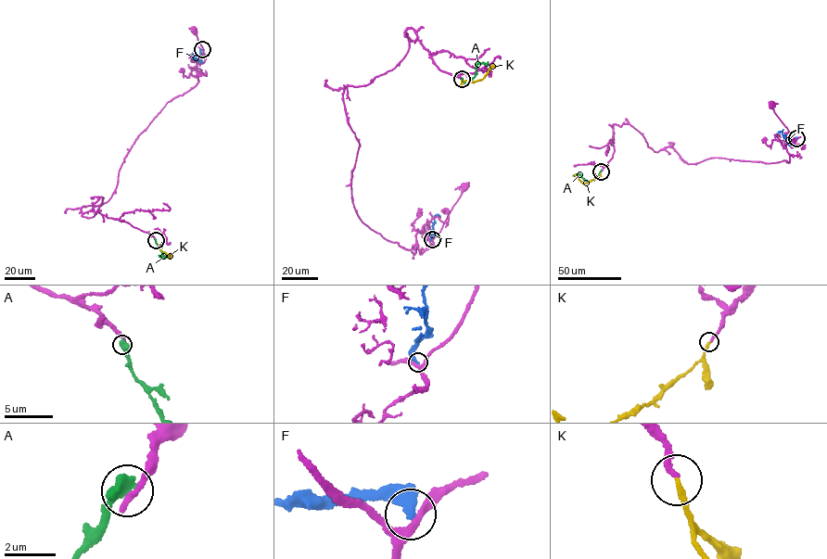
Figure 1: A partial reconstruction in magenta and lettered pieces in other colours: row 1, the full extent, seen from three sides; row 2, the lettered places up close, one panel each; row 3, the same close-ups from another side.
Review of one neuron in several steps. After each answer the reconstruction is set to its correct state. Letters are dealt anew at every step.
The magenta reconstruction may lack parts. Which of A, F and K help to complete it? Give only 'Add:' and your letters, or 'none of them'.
Add: K

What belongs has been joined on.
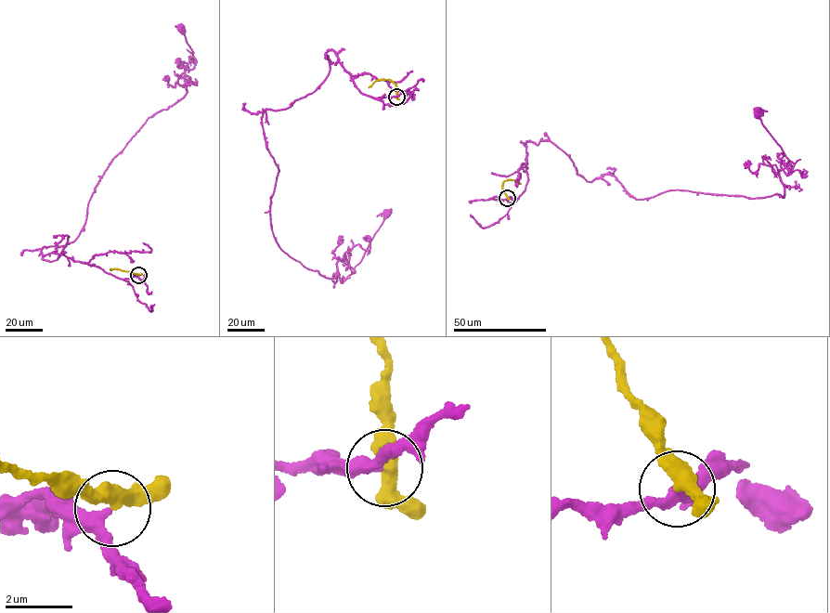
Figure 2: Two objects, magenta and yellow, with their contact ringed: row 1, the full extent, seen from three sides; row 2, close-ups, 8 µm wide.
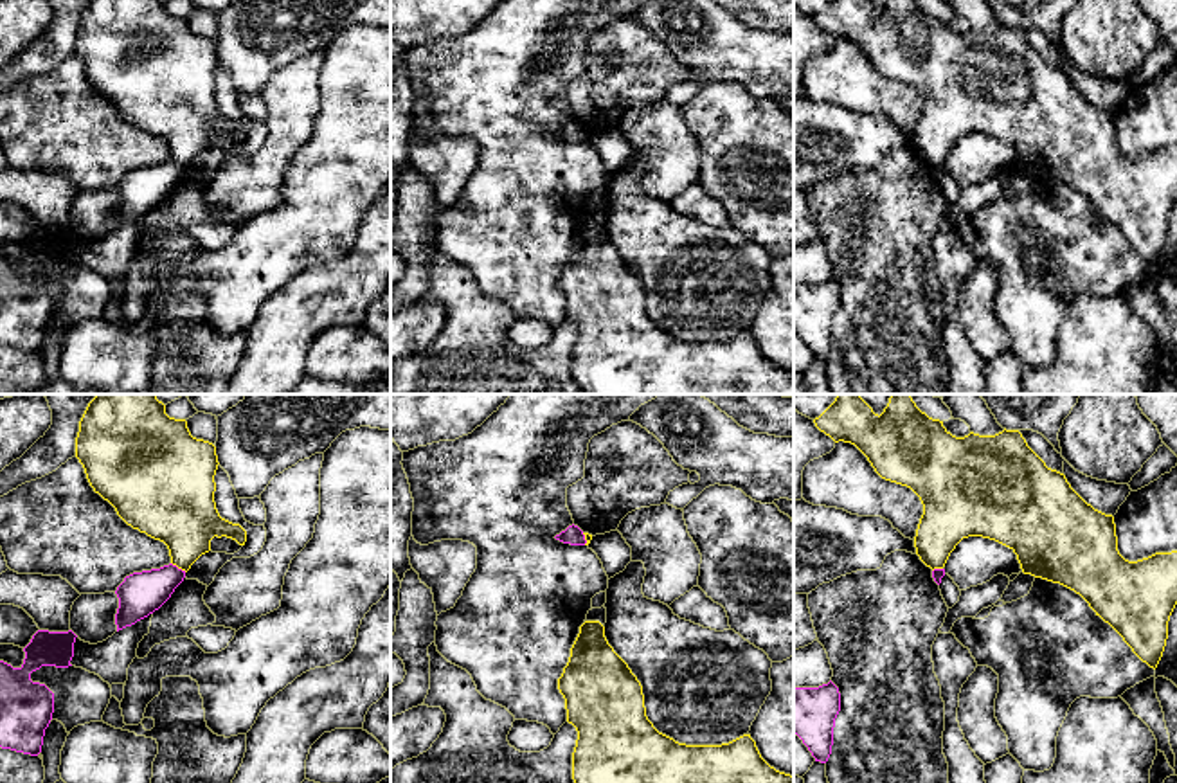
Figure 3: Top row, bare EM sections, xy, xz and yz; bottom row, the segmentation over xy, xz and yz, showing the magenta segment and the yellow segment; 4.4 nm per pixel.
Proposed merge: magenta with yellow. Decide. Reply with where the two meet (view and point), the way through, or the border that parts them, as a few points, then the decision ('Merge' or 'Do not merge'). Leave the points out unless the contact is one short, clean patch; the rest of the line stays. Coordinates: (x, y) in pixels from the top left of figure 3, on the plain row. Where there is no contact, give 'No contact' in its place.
Touches magenta at xy (177, 164). Boundary: xy (171, 159), (186, 168). Do not merge

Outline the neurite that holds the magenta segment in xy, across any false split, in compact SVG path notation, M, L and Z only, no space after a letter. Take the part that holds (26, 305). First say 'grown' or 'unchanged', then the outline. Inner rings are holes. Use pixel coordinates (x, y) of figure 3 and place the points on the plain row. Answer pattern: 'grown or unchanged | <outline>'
unchanged | M38 227L23 245L25 256L20 265L0 257L0 344L38 353L41 349L45 326L54 310L54 290L40 279L31 277L31 270L41 263L68 265L74 254L76 230Z

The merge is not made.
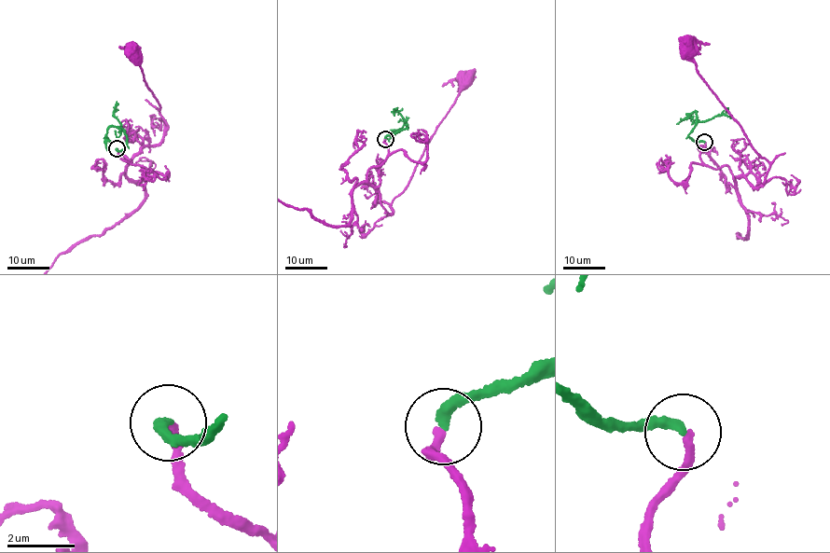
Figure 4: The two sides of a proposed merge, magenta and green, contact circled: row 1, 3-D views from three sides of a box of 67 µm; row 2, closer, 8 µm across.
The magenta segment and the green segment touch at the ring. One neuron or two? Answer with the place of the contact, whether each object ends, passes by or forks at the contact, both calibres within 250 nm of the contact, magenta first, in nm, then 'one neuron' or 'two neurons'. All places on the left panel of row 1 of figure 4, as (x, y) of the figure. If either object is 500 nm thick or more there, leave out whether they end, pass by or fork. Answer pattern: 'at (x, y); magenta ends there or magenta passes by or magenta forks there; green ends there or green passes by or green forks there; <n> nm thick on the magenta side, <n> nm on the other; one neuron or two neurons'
at (117, 148); magenta ends there; green ends there; 240 nm thick on the magenta side, 280 nm on the other; one neuron

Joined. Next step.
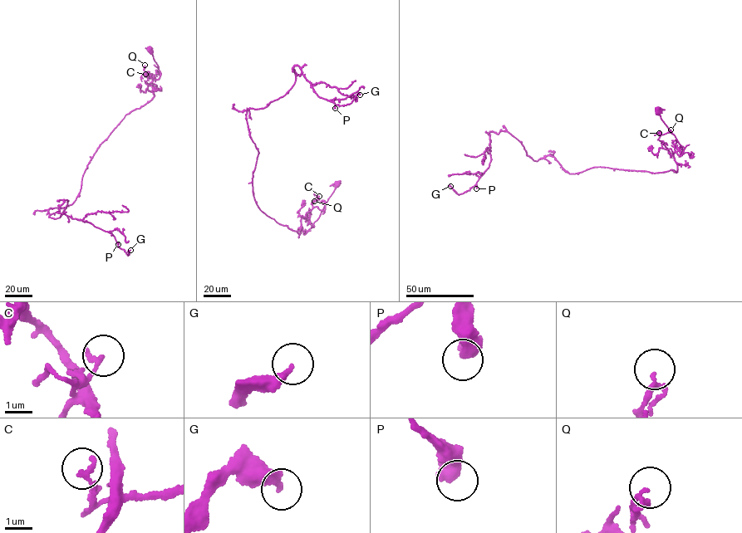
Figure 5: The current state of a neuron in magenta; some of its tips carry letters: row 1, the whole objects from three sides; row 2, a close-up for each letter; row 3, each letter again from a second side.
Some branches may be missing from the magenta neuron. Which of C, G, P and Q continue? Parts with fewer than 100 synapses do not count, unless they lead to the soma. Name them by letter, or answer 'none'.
none

